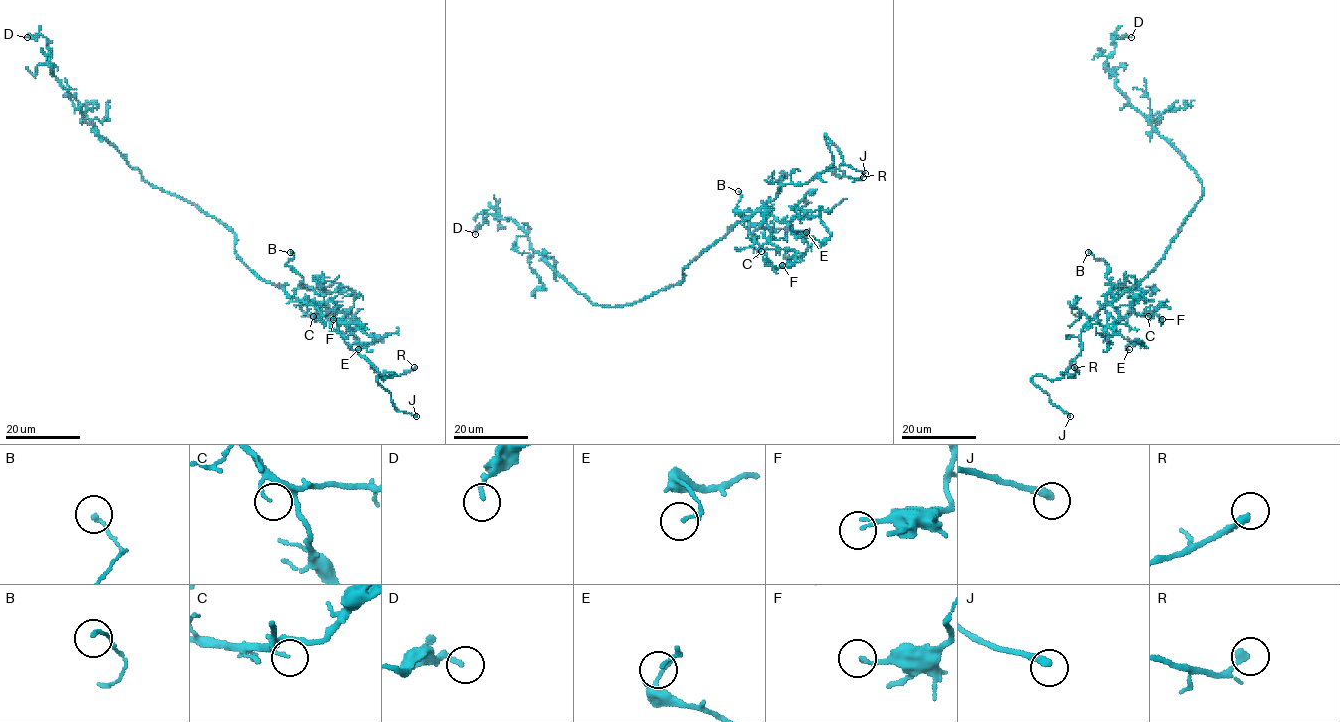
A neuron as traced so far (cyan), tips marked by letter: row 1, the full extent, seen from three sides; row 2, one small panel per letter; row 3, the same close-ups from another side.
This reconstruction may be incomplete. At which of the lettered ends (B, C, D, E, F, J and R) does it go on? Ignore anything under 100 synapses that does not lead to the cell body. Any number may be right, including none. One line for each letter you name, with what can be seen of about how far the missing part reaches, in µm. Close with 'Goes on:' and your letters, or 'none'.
J: missing 7 µm
Goes on: J

